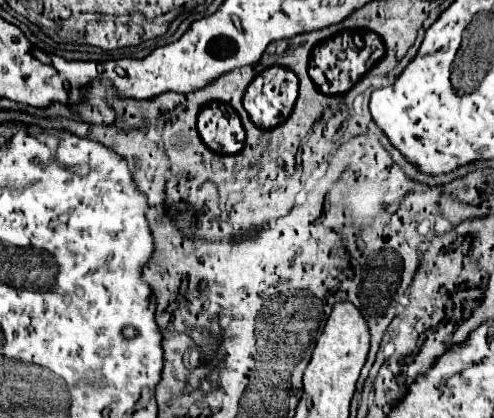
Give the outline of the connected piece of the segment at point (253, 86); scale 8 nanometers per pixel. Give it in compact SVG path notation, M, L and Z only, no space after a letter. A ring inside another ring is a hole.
M270 67L248 85L244 109L258 129L274 129L290 117L296 97L296 75L284 67Z

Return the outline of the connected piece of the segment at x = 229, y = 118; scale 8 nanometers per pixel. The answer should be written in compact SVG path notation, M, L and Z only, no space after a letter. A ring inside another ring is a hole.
M210 103L198 115L202 141L218 155L236 155L244 149L244 127L232 107Z

